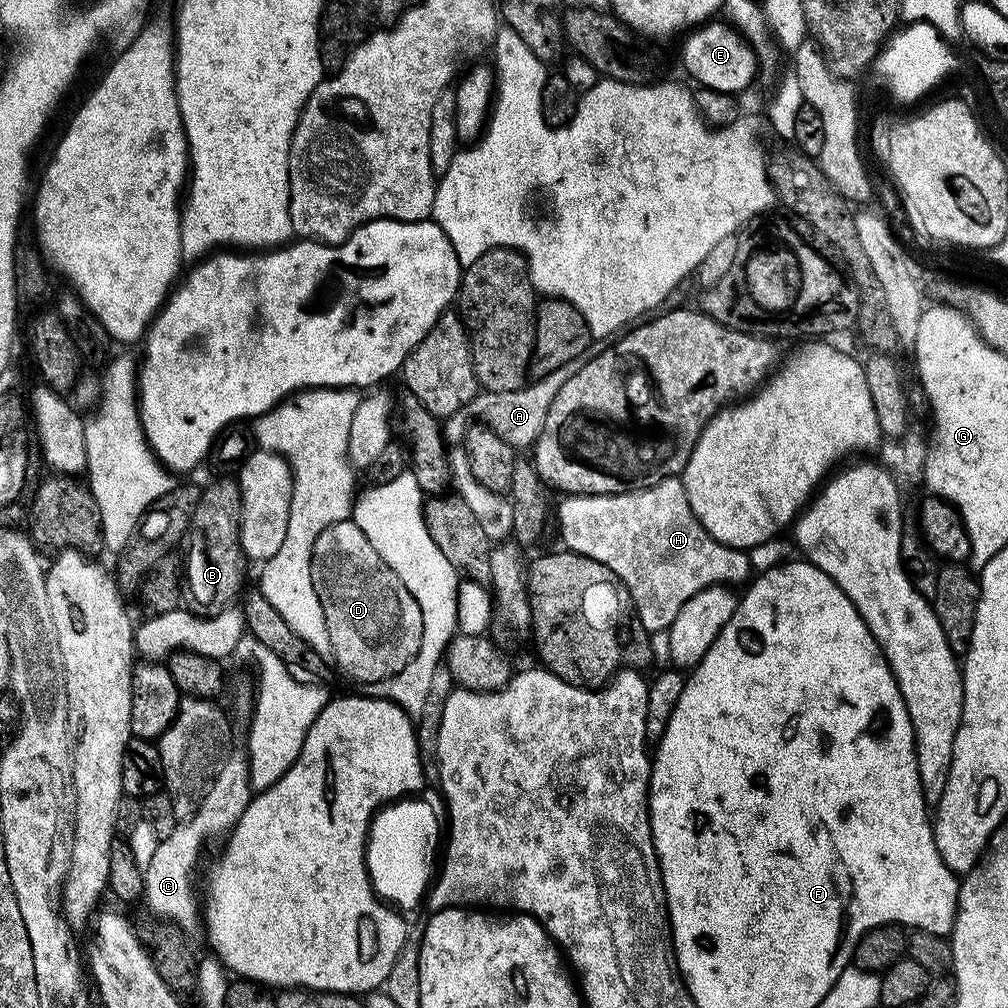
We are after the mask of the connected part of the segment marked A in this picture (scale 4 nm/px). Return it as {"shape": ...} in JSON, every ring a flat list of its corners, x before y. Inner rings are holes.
{"shape":[[631,320,626,322,624,326,618,326,618,330,614,330,613,333,607,336,594,338,591,346,587,347,582,354,578,354,578,358,571,359,565,365,558,366,557,370,552,370,550,374,539,377,518,390,502,390,501,392,477,391,475,398,468,403,466,411,456,412,443,421,442,431,445,441,449,445,459,445,463,441,470,427,470,419,468,420,467,416,470,414,473,416,471,418,473,421,488,425,512,448,517,450,525,448,526,450,533,447,536,440,541,436,543,426,546,424,546,415,549,414,550,405,554,402,554,397,561,390,562,386,570,378,574,378,579,370,582,370,582,367,590,362,591,358,599,356,603,351,608,350,610,346,614,346,615,342,620,342,627,333,632,333,636,326,637,321]]}

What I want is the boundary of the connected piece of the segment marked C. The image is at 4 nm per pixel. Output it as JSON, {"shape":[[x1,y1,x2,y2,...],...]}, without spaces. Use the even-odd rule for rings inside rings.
{"shape":[[243,751,235,752,225,759,212,777,208,793,195,814,179,821,170,838,159,841,150,866,144,869,143,903,148,903,149,910,156,915,153,917,179,928,184,934,190,934,202,924,202,900,196,897,195,872,204,852,204,843,215,836,227,837,254,795,247,755]]}

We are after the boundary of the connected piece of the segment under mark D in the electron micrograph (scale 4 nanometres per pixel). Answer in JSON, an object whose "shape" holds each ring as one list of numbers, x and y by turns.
{"shape":[[352,518,331,524,322,530,322,534,318,534,318,542,314,542,312,551,310,574,314,594,318,594,318,602,322,602,322,614,326,614,326,630,330,630,331,659,335,667,340,667,350,679,357,680,360,686,388,679,404,670,406,664,418,654,422,645,422,610,414,595,379,557,378,551,374,550]]}

